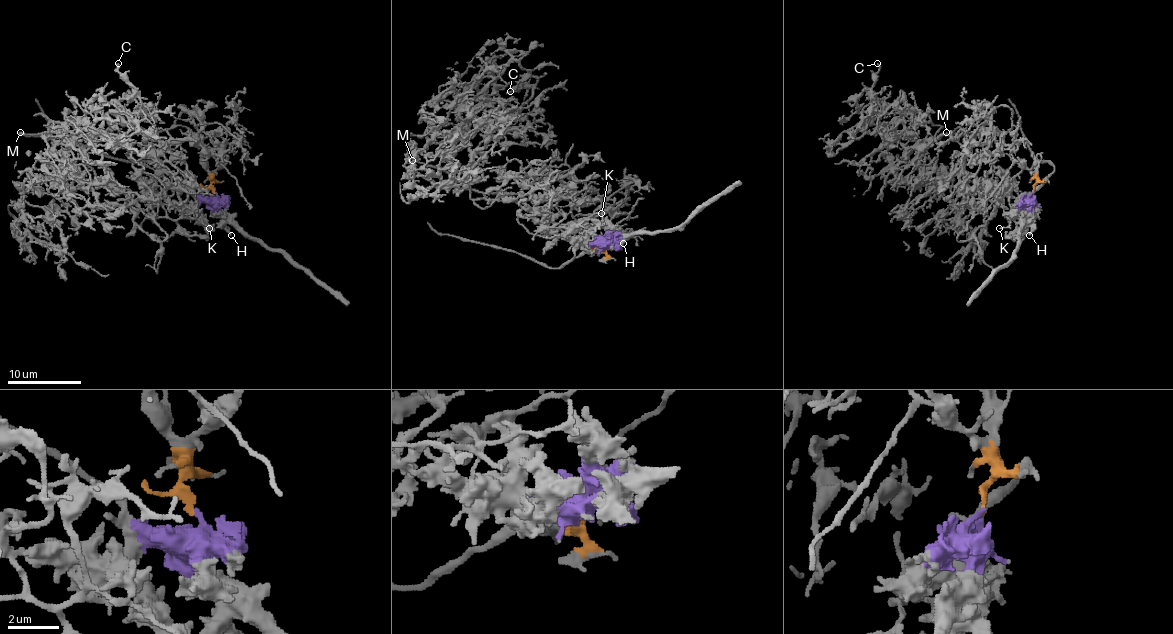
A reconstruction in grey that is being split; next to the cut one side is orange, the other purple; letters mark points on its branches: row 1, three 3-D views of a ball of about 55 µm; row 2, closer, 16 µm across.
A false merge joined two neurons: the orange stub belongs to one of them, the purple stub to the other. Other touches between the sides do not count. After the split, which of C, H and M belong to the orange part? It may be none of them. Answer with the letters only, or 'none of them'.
C, M

